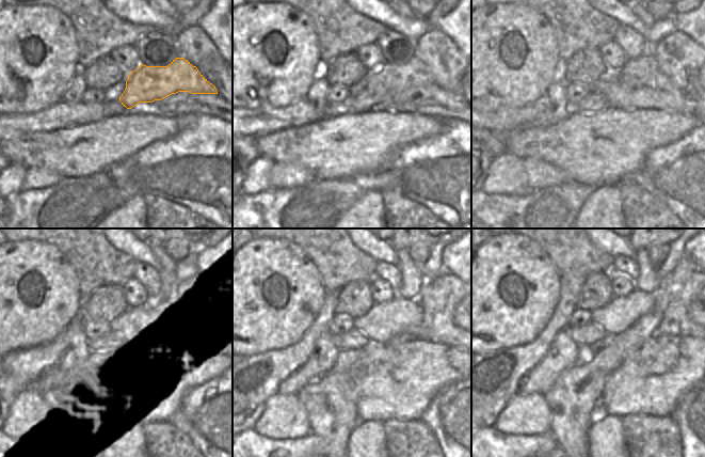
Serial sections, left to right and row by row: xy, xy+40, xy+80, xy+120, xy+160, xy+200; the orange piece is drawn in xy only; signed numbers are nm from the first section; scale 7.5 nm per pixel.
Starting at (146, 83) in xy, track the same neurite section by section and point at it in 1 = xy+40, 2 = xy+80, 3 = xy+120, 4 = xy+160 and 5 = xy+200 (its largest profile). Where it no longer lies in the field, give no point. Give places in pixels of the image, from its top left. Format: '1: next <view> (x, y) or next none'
1: next xy+40 (389, 78)
2: next xy+80 (642, 72)
3: next xy+120 (113, 342)
4: next xy+160 (352, 340)
5: next xy+200 (589, 334)

